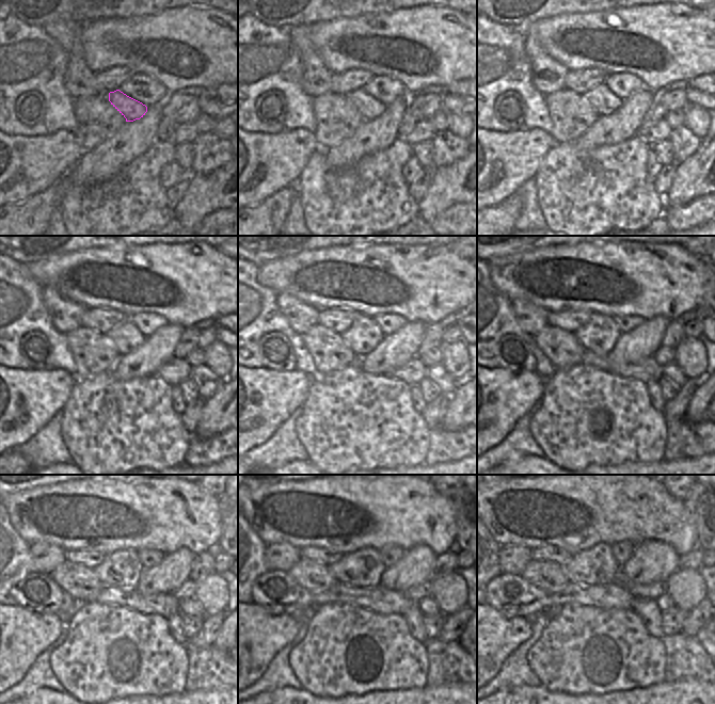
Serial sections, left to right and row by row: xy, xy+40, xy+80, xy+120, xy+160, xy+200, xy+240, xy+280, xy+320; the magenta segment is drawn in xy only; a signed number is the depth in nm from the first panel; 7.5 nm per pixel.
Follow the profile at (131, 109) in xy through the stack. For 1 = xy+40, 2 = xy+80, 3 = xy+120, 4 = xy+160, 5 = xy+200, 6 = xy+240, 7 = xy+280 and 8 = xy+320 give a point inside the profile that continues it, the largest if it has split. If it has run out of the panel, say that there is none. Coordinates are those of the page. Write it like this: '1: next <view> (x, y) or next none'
1: next xy+40 (369, 108)
2: next xy+80 (600, 97)
3: next xy+120 (125, 336)
4: next xy+160 (364, 334)
5: next xy+200 (600, 334)
6: next xy+240 (122, 569)
7: next xy+280 (363, 568)
8: next xy+320 (597, 565)

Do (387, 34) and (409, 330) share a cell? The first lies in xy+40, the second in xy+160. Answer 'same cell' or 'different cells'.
different cells

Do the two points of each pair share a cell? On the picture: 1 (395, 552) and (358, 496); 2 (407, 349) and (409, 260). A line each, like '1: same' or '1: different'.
1: different
2: different

